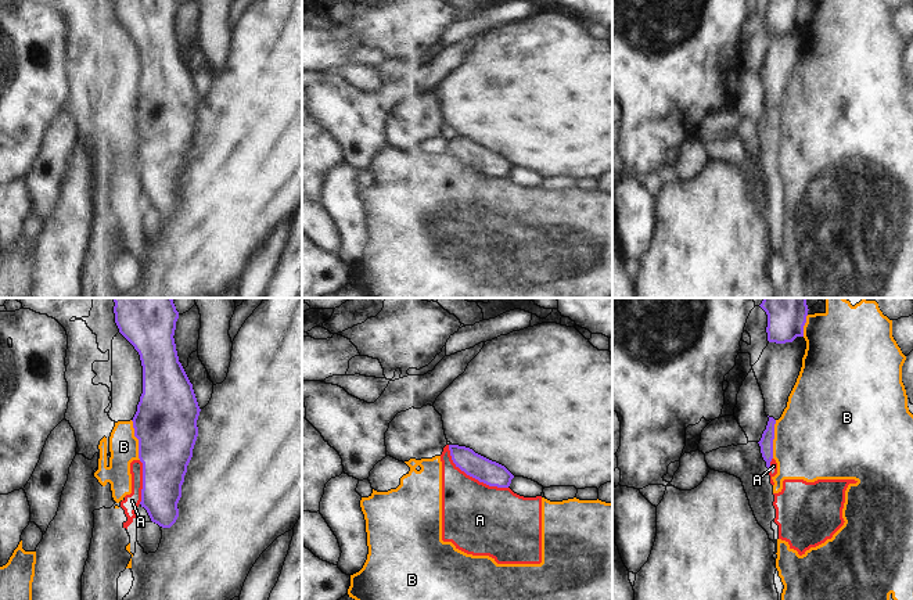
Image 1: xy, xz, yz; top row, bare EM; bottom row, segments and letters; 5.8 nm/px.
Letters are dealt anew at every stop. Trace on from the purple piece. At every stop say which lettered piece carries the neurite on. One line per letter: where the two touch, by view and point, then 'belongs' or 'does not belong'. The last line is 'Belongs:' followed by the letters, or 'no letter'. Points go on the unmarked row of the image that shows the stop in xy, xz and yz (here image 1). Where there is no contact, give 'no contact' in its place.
A: contact xz (473, 166); does not belong
B: contact xy (137, 128); does not belong
Belongs: no letter

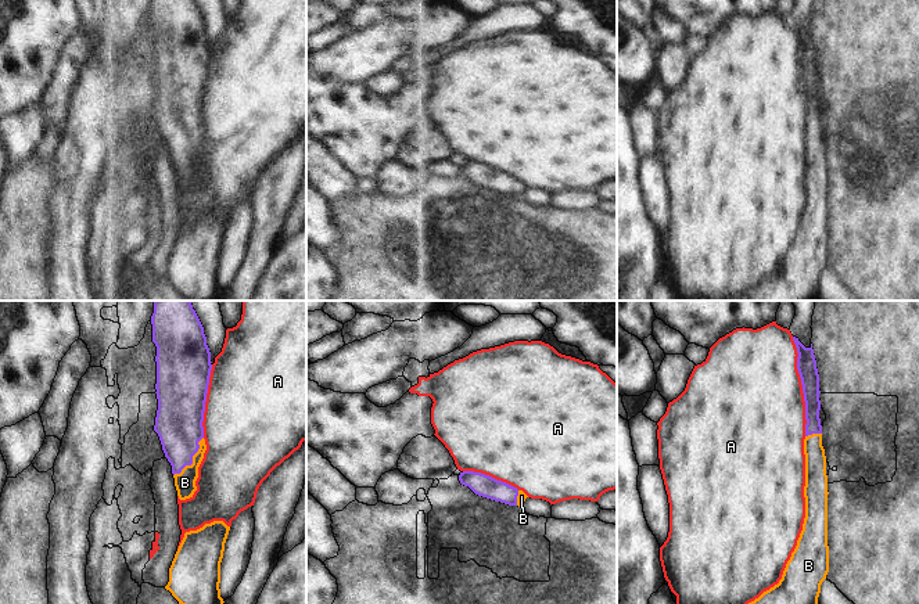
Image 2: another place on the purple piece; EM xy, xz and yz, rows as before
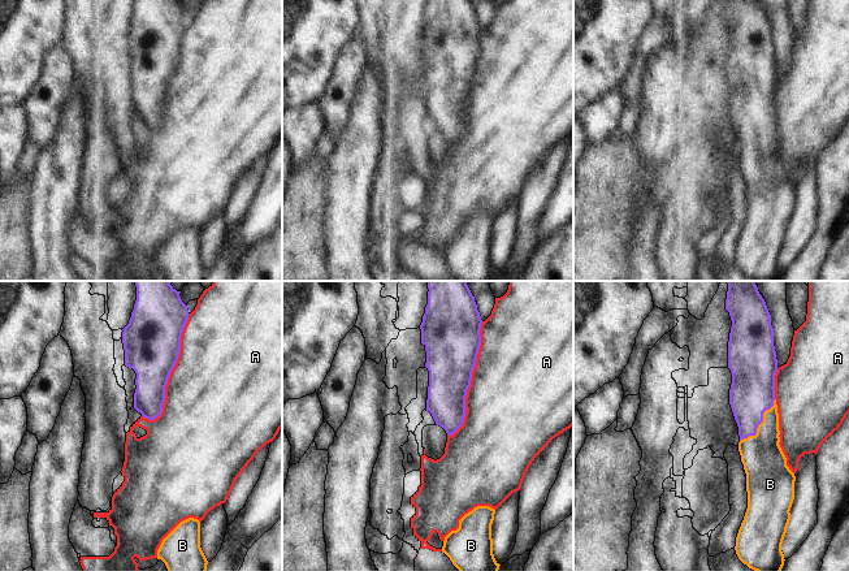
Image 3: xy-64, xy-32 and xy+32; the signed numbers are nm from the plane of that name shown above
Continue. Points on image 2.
A: contact yz (803, 76); does not belong
B: contact xy (191, 148); belongs
Belongs: B

